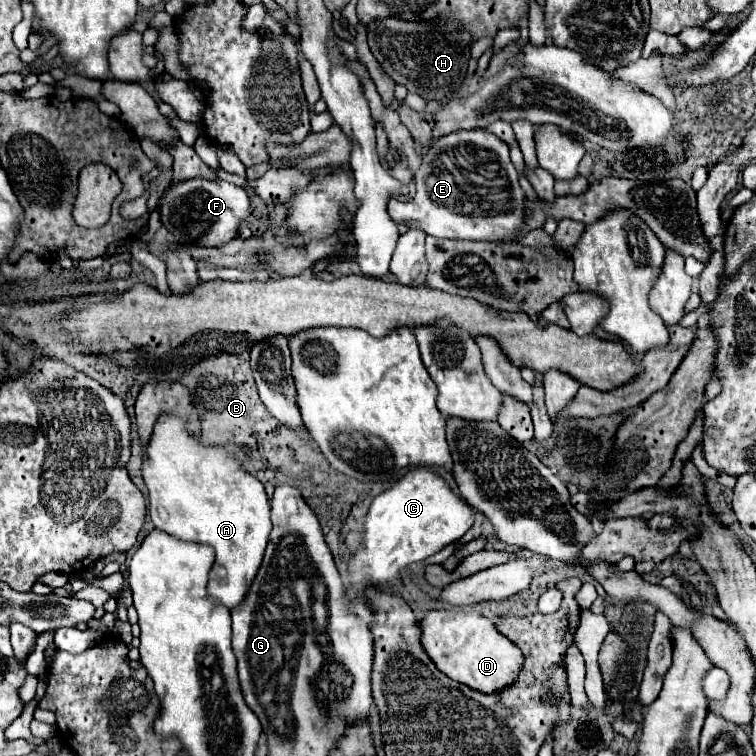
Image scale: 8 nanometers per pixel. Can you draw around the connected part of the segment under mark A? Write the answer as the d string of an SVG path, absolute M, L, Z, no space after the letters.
M161 419L161 423L157 423L153 429L153 439L149 439L149 447L145 449L141 473L149 489L149 515L155 529L181 541L195 541L213 547L215 565L209 572L207 595L229 611L239 607L261 567L271 531L269 499L261 481L249 475L231 455L225 455L223 447L205 447L201 441L193 439L189 431L185 431L185 423L181 423L181 419Z

